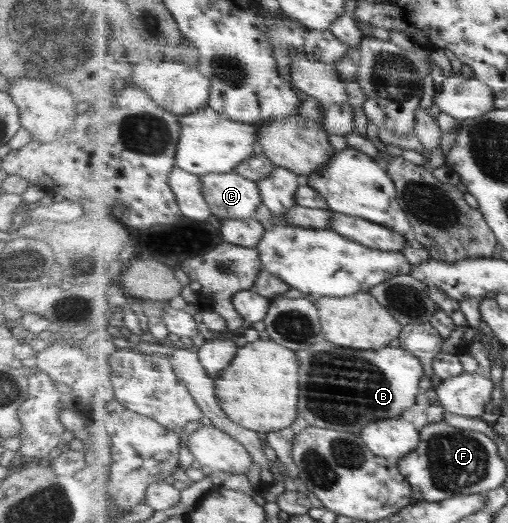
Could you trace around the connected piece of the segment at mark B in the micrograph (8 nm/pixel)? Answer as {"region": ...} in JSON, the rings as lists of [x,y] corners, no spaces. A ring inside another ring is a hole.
{"region":[[[324,339],[306,350],[297,350],[300,356],[300,417],[287,431],[270,432],[269,444],[287,467],[291,479],[300,479],[293,452],[296,437],[308,427],[344,429],[361,434],[371,423],[402,416],[417,402],[425,377],[421,358],[402,346],[380,350],[359,350]]]}

